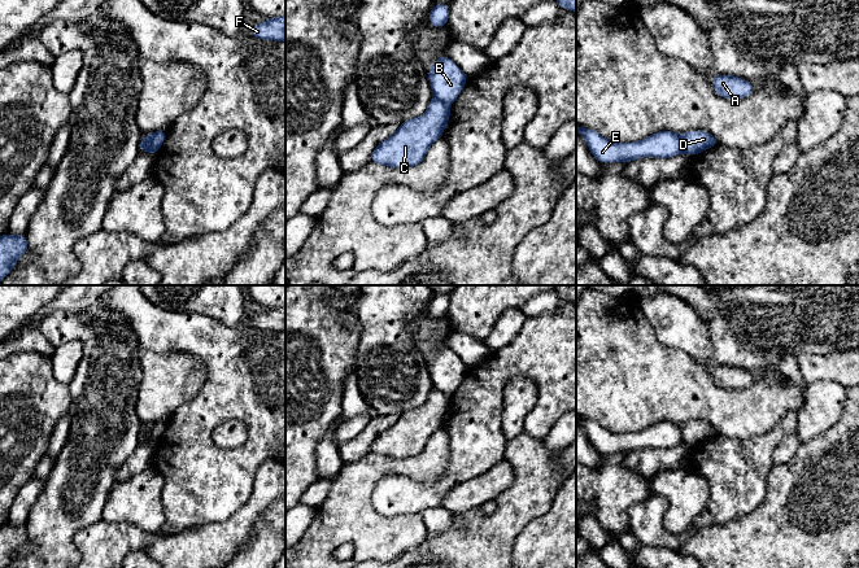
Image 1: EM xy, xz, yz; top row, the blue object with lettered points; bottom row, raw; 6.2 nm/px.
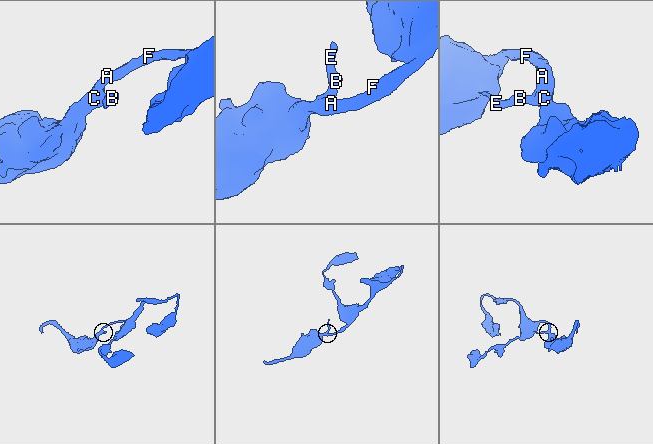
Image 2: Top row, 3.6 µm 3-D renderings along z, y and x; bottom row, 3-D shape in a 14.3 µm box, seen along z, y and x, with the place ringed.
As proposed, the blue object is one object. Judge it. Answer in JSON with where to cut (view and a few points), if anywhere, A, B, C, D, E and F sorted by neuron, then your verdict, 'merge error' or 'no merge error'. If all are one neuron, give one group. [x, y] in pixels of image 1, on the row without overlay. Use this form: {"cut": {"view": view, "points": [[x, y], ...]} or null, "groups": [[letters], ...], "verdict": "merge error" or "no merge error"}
{"cut": {"view": "xy", "points": [[148, 426], [148, 438], [145, 441]]}, "groups": [["A", "C", "D", "F"], ["B", "E"]], "verdict": "merge error"}

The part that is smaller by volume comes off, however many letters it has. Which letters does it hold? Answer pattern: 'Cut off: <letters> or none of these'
Cut off: B, E

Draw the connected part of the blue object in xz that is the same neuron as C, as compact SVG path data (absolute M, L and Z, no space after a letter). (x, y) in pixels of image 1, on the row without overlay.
M432 389L423 406L401 412L400 419L372 441L370 453L394 459L418 456L424 450L430 437L444 424L449 408L450 396Z

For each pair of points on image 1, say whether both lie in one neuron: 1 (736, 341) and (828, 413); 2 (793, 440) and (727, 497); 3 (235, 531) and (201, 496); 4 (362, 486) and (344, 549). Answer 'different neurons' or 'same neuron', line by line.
1: same neuron
2: different neurons
3: different neurons
4: different neurons

